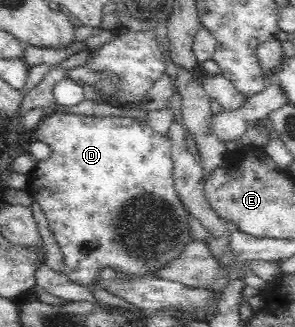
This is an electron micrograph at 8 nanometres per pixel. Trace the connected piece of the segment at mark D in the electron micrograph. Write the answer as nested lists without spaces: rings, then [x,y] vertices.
[[[50,111],[39,122],[38,127],[32,133],[32,138],[48,144],[51,148],[51,153],[47,159],[39,161],[35,167],[36,169],[30,174],[30,194],[32,194],[32,197],[37,201],[45,214],[49,224],[49,230],[62,251],[65,258],[65,267],[62,272],[69,280],[90,290],[97,285],[93,277],[102,268],[110,267],[119,269],[120,272],[131,273],[131,276],[146,276],[150,269],[160,268],[162,264],[168,264],[174,256],[180,254],[180,250],[184,248],[184,244],[188,244],[192,240],[187,220],[190,214],[185,210],[180,199],[178,199],[176,189],[174,188],[171,141],[168,136],[161,136],[144,122],[126,116],[100,118],[100,116],[78,116],[78,114]]]

